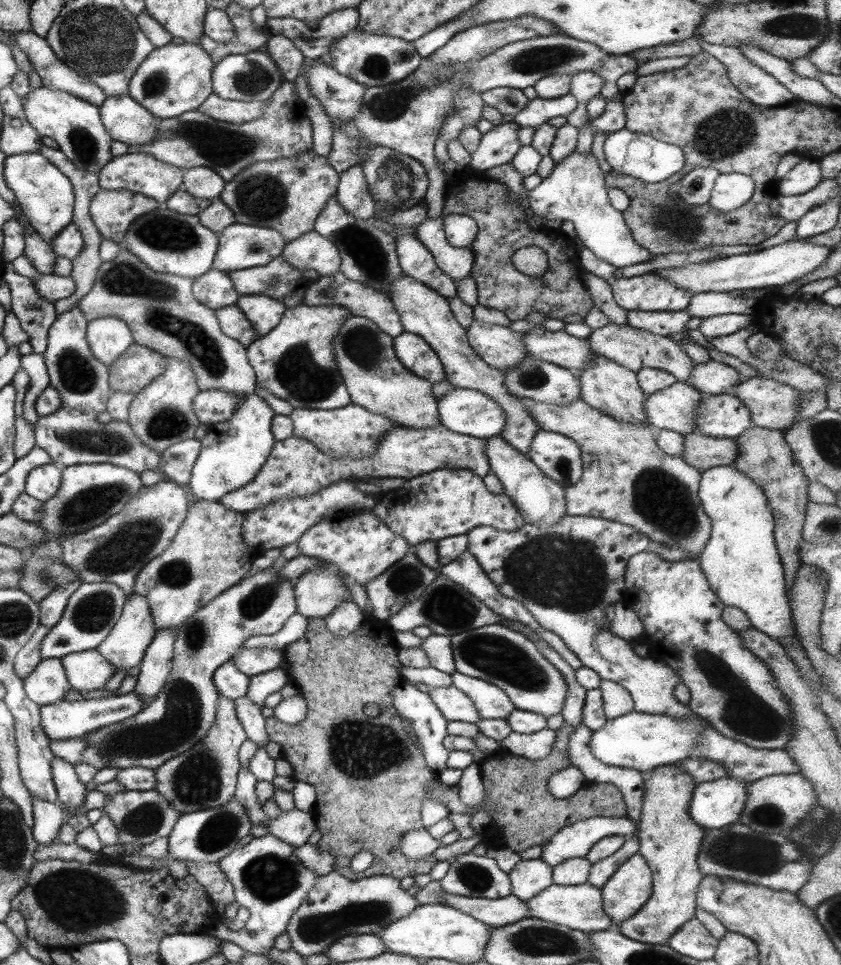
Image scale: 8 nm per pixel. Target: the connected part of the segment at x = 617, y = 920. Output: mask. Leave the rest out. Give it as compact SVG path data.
M638 852L629 856L600 889L603 913L611 920L611 928L628 920L650 898L650 869Z

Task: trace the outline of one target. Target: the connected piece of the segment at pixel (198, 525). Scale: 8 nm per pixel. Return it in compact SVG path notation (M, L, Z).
M197 500L188 506L185 519L167 548L161 551L159 556L155 556L153 560L144 564L143 568L139 568L139 572L135 574L133 592L146 598L156 631L163 630L163 628L174 628L181 624L187 616L197 612L197 608L201 608L215 596L219 596L220 592L227 590L231 585L237 584L243 579L245 573L247 576L253 559L261 554L262 551L253 546L245 548L243 536L240 535L242 514L232 511L229 508L223 508L223 504L219 504L218 501Z

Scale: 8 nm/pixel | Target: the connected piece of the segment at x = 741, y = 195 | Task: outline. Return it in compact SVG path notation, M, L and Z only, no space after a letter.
M720 173L715 178L706 206L719 213L737 209L753 196L754 187L753 180L747 174Z

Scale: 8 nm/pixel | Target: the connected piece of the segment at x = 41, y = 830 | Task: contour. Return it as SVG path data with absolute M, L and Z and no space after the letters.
M30 795L30 798L33 817L33 826L30 830L34 839L38 841L38 845L57 842L57 833L65 822L67 814L57 803L47 802L35 795Z

